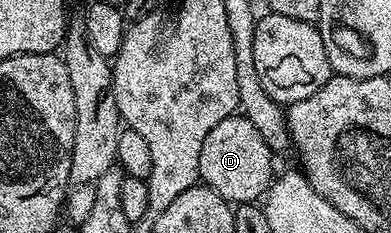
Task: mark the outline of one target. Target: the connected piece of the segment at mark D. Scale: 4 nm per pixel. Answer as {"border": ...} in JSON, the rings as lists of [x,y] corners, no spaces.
{"border":[[[233,115],[222,119],[222,123],[218,123],[210,135],[206,135],[206,143],[202,143],[202,155],[198,155],[200,181],[226,202],[236,205],[256,203],[267,194],[274,180],[272,160],[272,148],[266,139],[262,139],[258,127],[254,127],[254,123],[242,115]]]}

